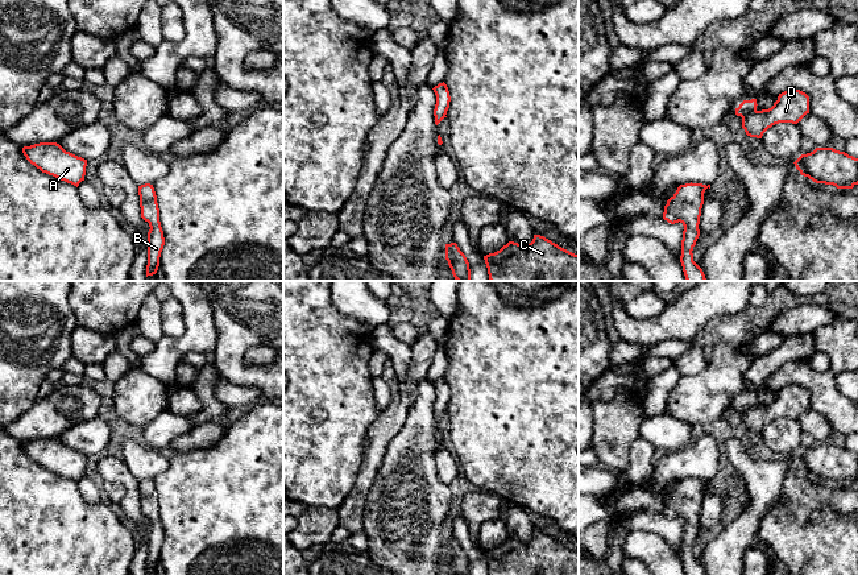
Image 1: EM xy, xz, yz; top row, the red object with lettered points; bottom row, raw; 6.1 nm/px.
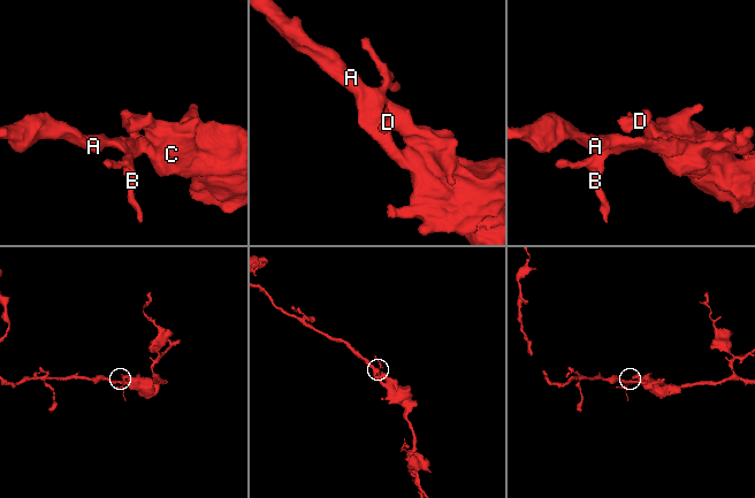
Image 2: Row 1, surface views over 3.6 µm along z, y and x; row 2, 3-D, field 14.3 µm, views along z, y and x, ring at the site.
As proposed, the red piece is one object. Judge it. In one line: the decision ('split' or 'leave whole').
leave whole

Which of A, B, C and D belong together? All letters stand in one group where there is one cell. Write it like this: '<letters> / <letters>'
A B C D

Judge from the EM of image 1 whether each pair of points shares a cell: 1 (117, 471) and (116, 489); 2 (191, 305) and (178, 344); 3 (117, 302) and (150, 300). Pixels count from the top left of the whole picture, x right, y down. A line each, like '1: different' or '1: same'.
1: different
2: same
3: different

